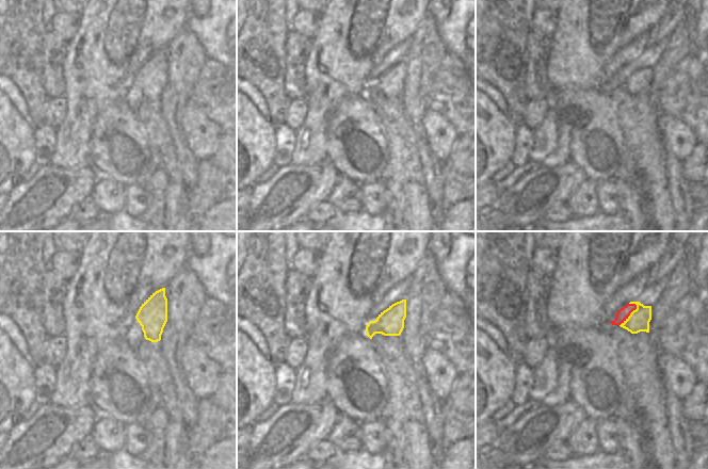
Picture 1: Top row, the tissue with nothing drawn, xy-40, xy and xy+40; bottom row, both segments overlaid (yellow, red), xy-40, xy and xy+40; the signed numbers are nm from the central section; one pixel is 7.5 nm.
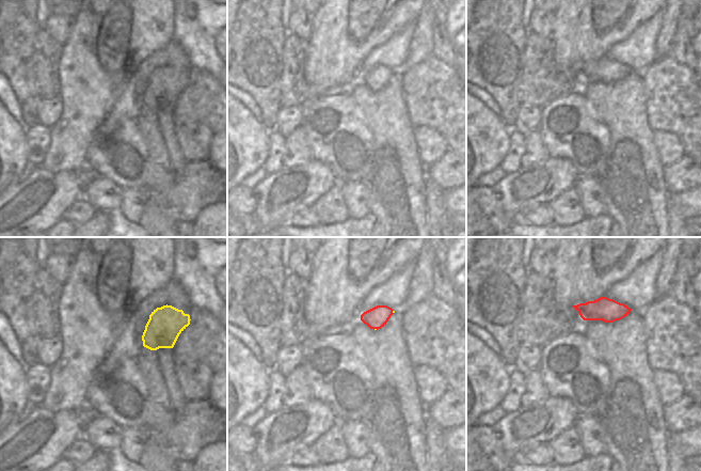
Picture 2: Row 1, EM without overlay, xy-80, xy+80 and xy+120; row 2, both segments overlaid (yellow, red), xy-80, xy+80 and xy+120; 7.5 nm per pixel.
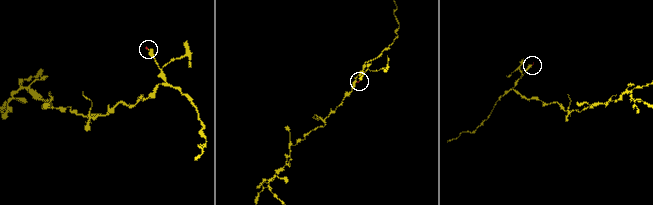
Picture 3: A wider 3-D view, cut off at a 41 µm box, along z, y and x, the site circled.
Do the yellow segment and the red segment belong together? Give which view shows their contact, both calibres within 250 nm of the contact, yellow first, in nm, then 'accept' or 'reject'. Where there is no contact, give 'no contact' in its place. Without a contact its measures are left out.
contact in xy+40; calibres 160 and 90 nm; accept

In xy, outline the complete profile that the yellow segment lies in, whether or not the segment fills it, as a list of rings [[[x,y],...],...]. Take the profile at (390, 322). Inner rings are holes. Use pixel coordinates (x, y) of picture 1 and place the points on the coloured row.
[[[402,300],[381,312],[375,321],[370,321],[366,326],[366,335],[370,339],[372,339],[375,334],[400,336],[404,328],[405,318],[406,300]]]

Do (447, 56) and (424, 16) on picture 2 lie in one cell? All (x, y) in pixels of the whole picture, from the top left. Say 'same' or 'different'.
different

